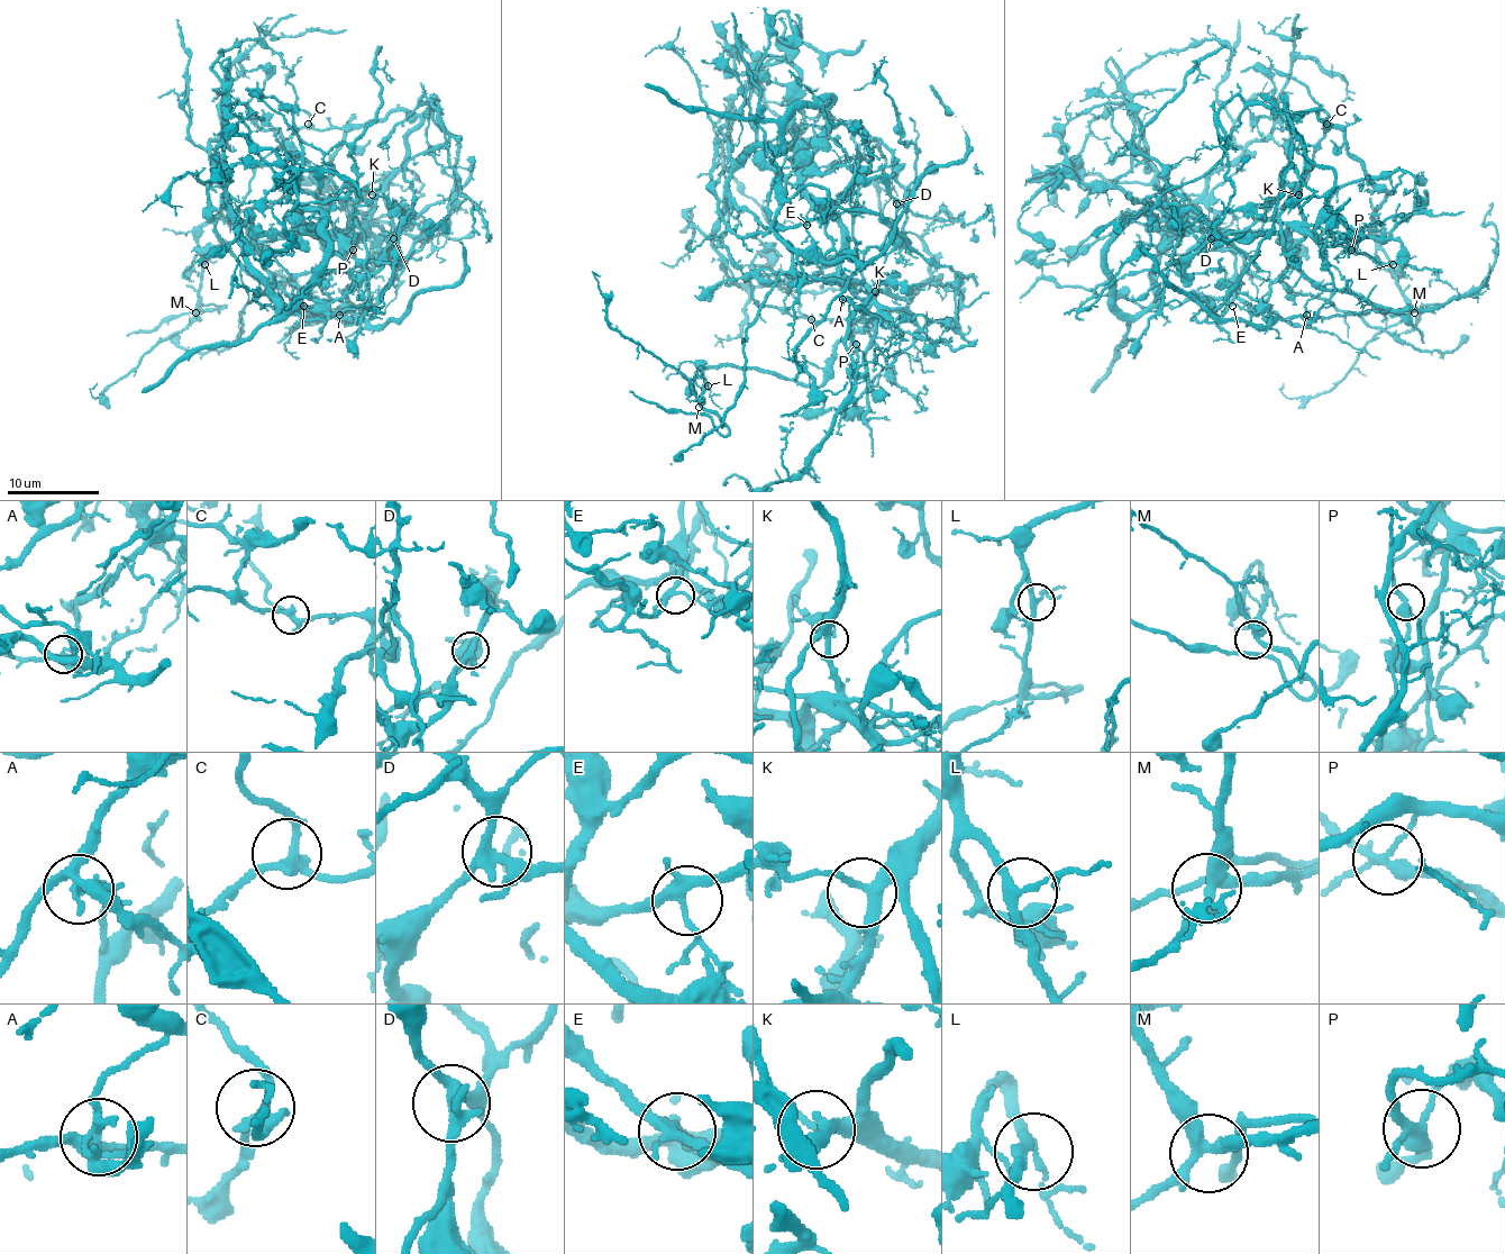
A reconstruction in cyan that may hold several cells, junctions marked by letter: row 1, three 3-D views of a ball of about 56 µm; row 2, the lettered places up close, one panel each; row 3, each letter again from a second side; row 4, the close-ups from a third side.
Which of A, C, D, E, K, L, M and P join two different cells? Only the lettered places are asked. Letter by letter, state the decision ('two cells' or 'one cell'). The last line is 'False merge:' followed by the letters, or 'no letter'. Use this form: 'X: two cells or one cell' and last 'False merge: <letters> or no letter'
A: two cells
C: one cell
D: one cell
E: one cell
K: one cell
L: one cell
M: one cell
P: two cells
False merge: A, P

